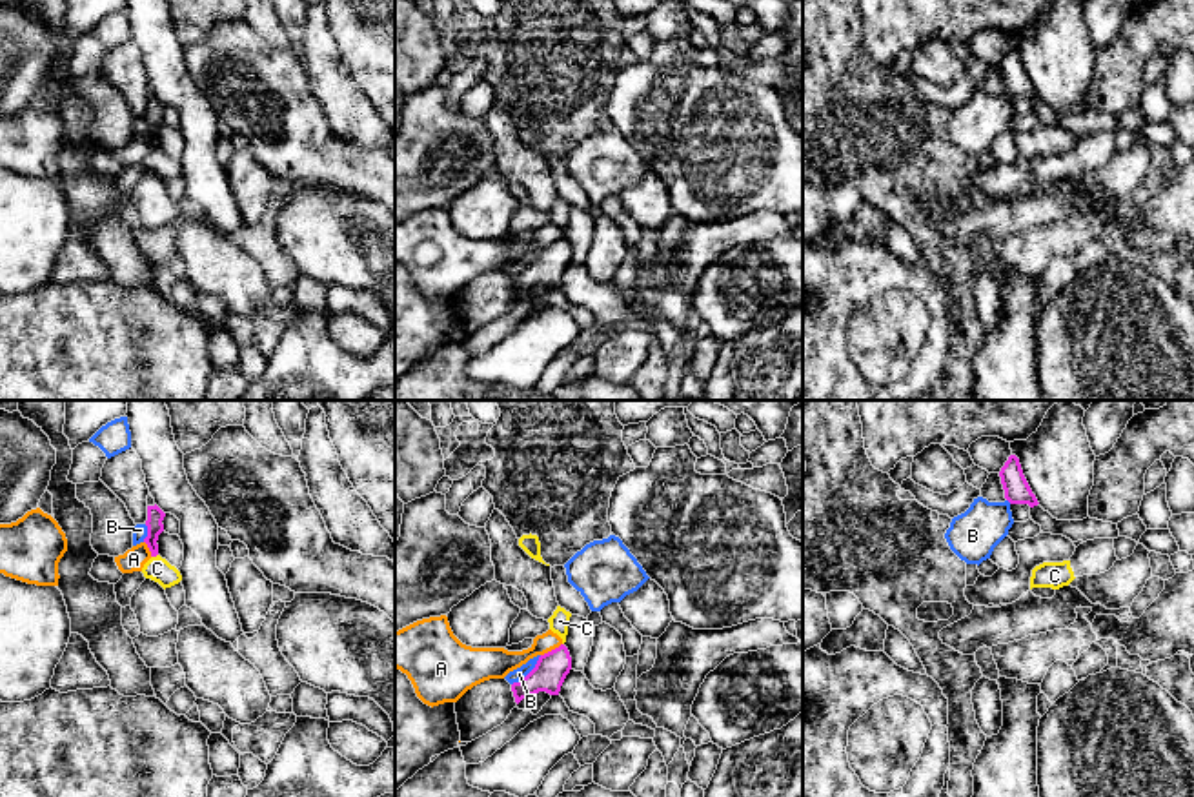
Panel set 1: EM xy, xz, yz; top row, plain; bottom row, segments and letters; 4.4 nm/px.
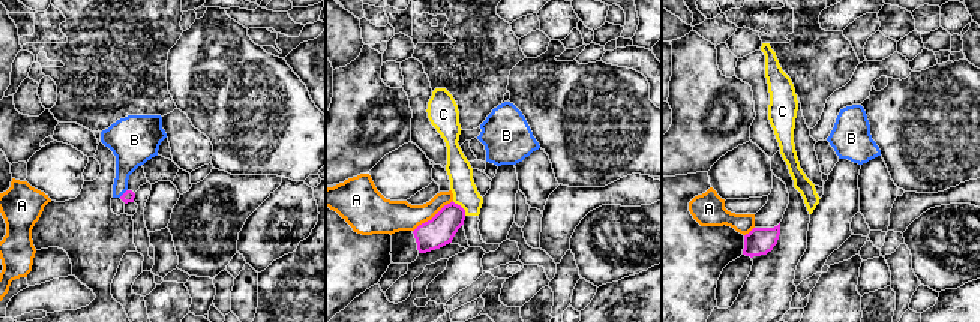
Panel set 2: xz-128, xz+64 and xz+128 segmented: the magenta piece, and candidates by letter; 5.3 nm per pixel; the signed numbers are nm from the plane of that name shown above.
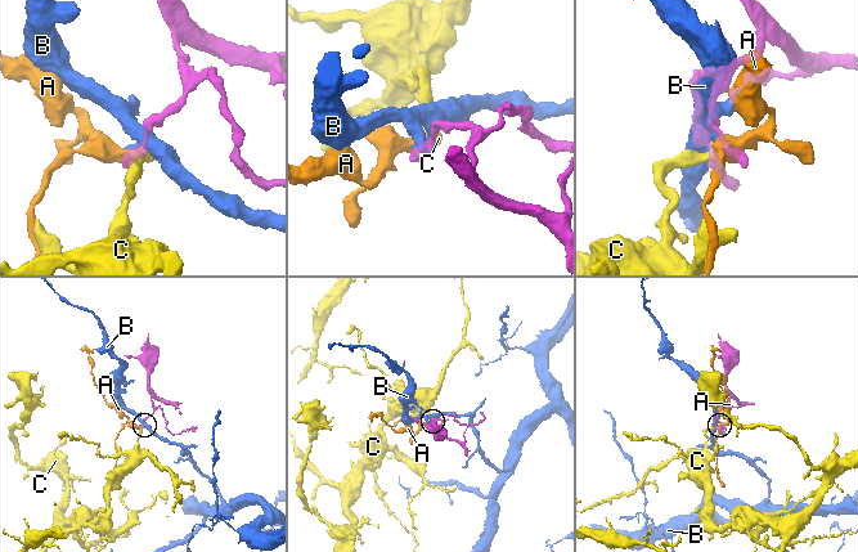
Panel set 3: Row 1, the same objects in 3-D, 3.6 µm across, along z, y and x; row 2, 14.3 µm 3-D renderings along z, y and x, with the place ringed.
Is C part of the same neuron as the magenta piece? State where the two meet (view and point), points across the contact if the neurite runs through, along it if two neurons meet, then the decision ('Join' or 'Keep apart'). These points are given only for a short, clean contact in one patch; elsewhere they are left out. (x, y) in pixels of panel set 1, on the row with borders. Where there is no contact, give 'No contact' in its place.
Touches magenta at xy (153, 555). Boundary: xy (157, 554), (151, 557). Keep apart

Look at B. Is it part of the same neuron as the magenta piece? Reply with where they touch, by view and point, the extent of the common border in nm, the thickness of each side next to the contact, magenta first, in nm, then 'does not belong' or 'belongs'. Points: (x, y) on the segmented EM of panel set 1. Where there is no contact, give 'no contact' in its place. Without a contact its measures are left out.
xz (530, 672) | 190 nm | 140/60 nm | does not belong

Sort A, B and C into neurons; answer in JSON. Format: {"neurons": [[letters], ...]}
{"neurons": [["A"], ["B"], ["C"]]}

